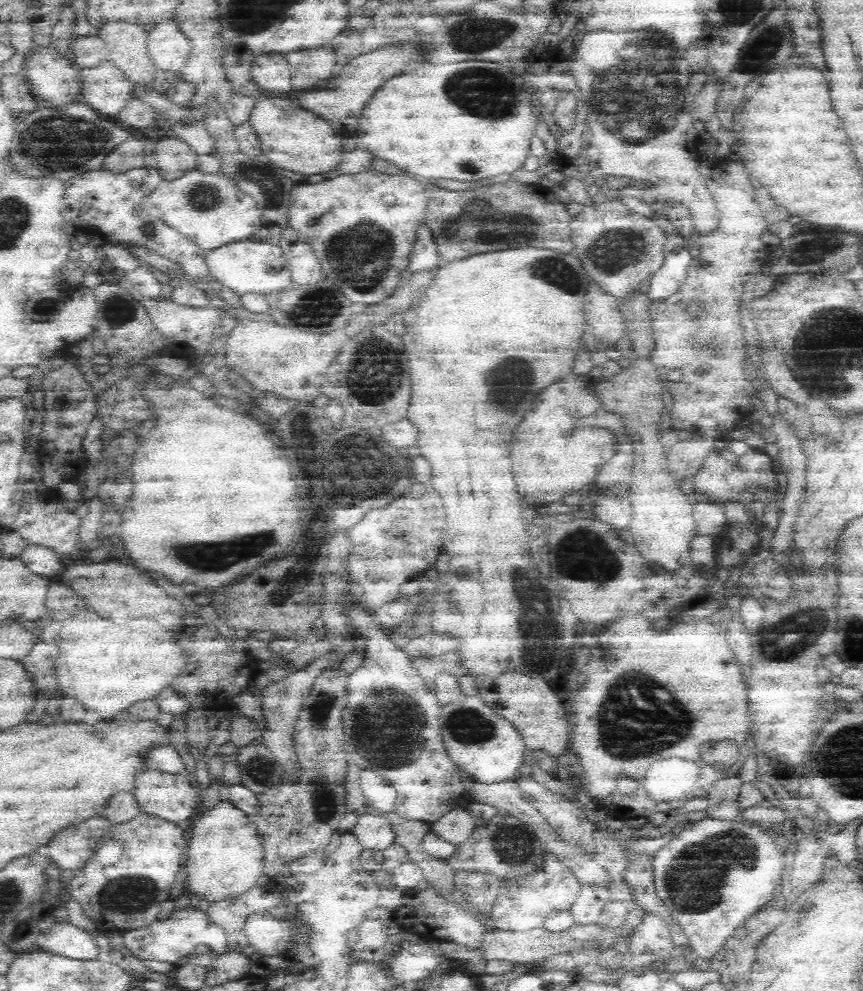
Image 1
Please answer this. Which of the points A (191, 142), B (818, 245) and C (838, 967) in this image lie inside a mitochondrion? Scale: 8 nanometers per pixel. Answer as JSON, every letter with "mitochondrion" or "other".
{"A":"other","B":"mitochondrion","C":"other"}

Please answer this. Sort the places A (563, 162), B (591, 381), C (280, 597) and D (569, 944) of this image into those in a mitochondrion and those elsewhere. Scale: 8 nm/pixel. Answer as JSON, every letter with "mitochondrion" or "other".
{"A":"other","B":"other","C":"other","D":"other"}

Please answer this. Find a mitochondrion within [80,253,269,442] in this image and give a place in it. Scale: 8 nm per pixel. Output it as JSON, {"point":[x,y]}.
{"point":[118,309]}

